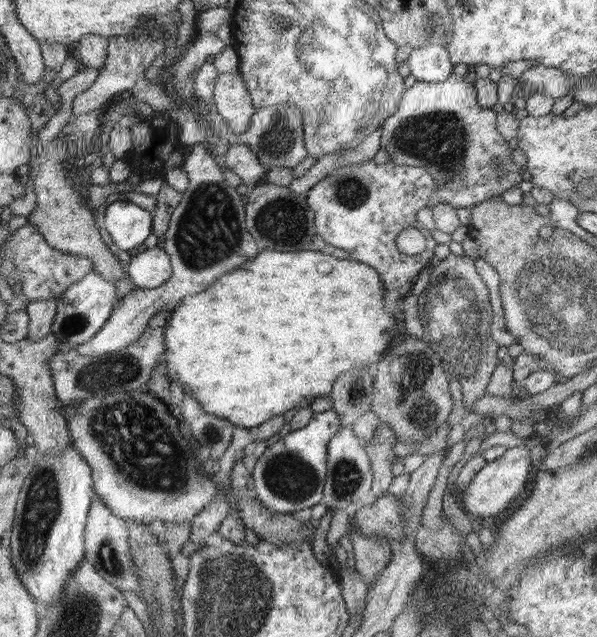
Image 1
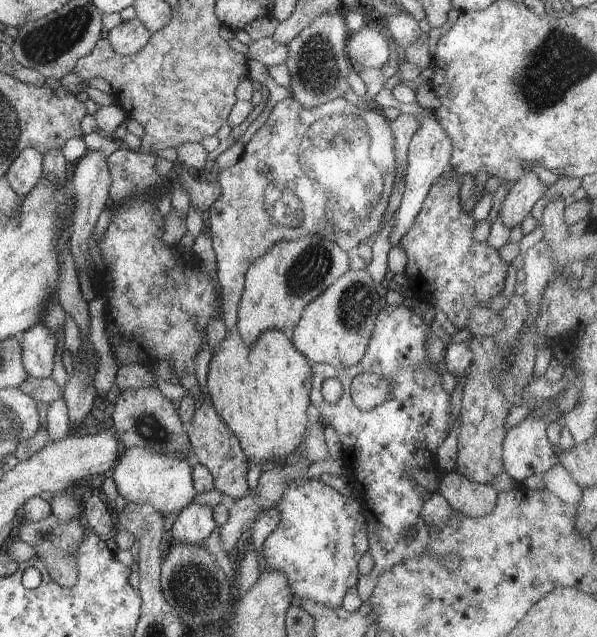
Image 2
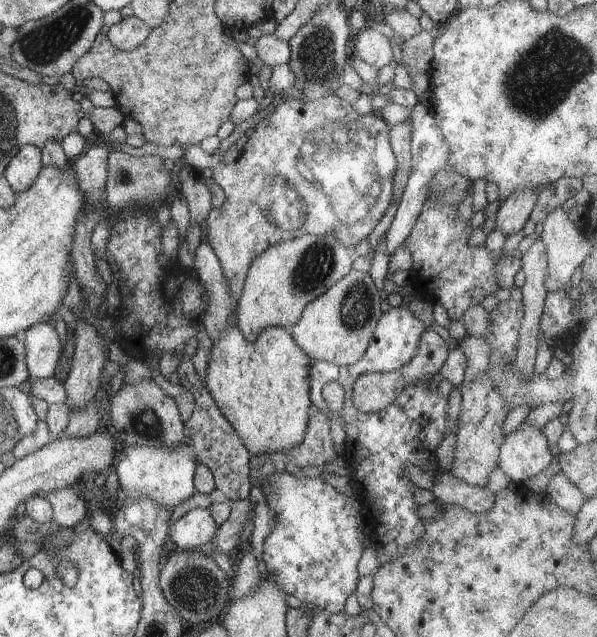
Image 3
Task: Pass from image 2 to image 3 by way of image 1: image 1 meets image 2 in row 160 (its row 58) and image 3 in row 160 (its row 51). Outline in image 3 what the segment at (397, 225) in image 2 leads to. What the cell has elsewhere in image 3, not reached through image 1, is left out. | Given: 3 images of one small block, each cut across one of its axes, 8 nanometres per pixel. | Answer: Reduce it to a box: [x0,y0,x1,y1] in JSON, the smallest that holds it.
[386,103,449,256]

